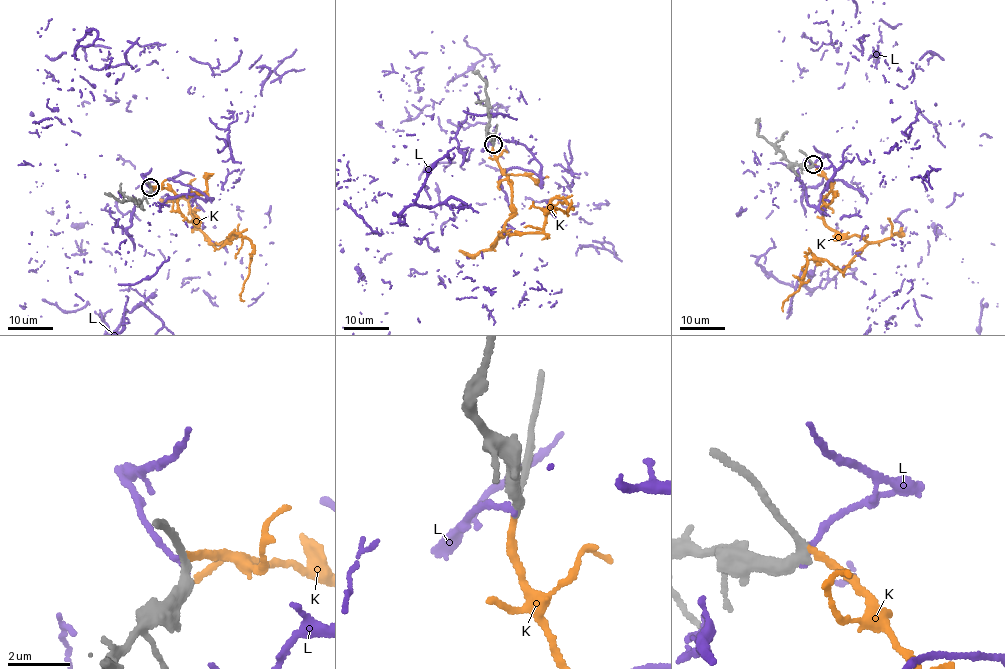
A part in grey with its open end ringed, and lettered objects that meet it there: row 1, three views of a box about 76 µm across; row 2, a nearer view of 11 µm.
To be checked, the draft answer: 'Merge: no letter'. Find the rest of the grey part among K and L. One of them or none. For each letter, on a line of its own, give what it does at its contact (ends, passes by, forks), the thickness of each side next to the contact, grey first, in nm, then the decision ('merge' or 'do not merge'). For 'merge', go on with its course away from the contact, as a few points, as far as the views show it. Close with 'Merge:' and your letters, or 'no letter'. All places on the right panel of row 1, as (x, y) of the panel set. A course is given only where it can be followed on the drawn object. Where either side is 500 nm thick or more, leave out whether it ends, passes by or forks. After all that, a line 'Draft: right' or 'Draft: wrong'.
K: it ends there; 240 nm thick on the grey side, 190 nm on the other; merge; it runs (813, 164), (830, 189), (823, 209), (827, 225), (867, 245), (842, 272), (809, 251), (800, 289), (783, 311)
L: it ends there; 280 nm thick on the grey side, 170 nm on the other; do not merge
Merge: K
Draft: wrong

